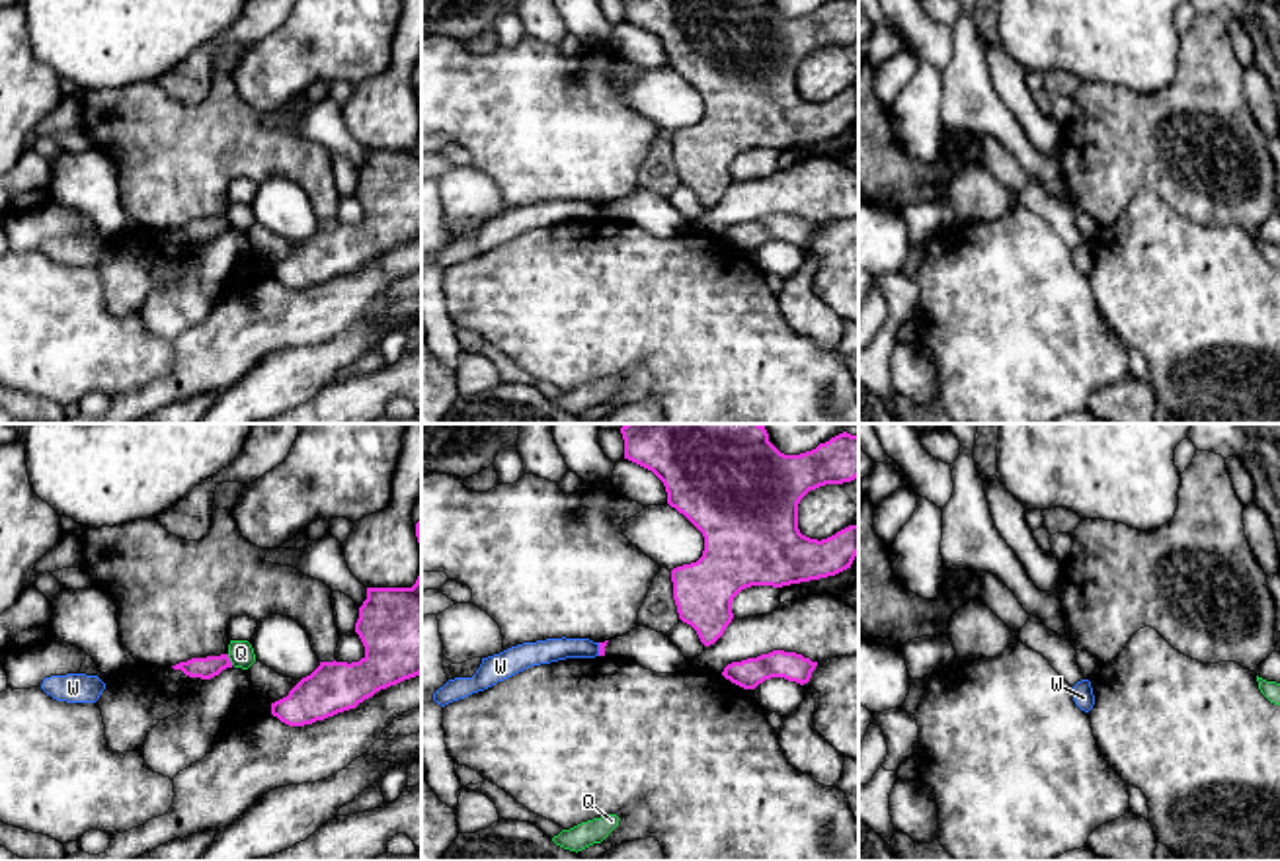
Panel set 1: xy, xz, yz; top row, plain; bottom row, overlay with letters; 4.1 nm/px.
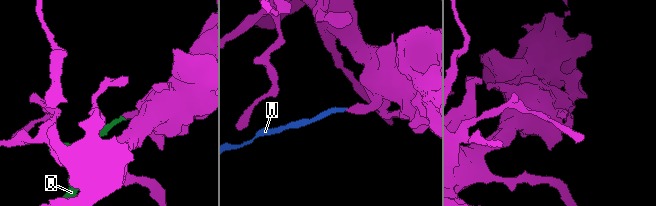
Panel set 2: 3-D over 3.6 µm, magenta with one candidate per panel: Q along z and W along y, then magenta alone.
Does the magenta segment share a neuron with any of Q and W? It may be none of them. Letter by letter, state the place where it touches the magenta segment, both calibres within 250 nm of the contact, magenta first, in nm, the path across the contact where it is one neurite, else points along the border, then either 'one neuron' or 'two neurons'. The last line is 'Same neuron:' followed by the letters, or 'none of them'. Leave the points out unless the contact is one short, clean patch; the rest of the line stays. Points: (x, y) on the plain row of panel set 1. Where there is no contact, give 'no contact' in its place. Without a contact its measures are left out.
Q: contact xy (229, 223); calibres 90 and 110 nm; two neurons
W: contact xz (600, 211); calibres 30 and 100 nm; border xz (598, 205), (600, 217); two neurons
Same neuron: none of them

